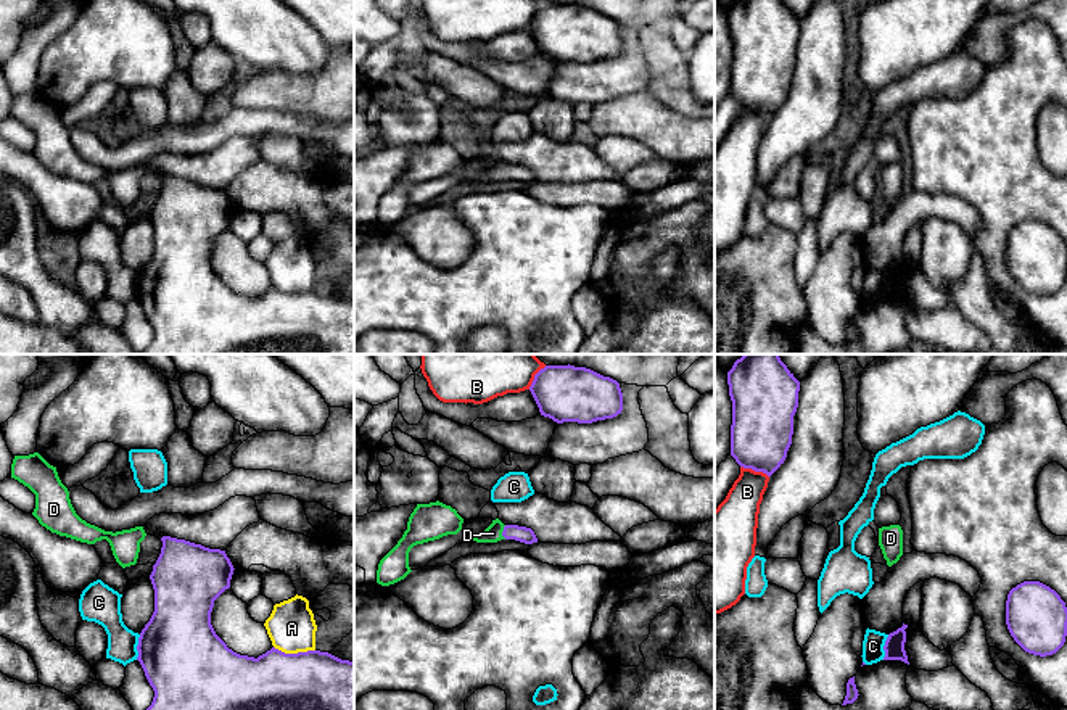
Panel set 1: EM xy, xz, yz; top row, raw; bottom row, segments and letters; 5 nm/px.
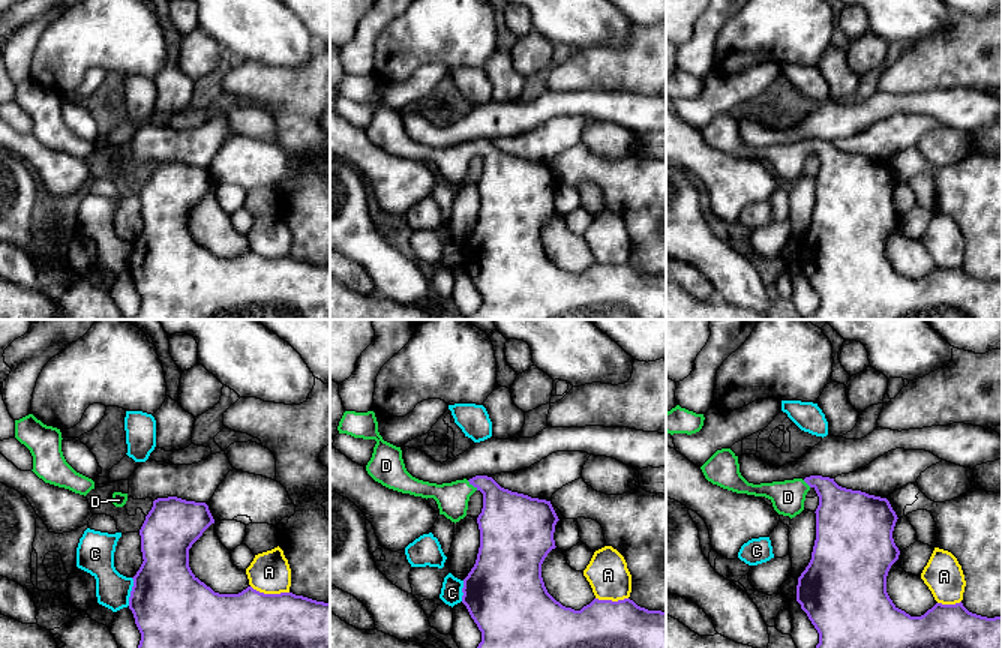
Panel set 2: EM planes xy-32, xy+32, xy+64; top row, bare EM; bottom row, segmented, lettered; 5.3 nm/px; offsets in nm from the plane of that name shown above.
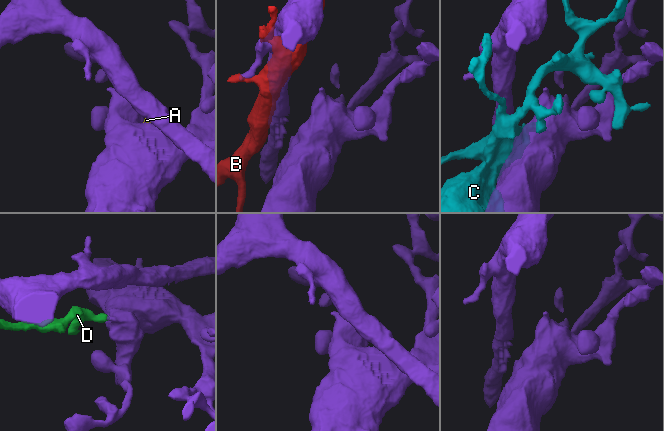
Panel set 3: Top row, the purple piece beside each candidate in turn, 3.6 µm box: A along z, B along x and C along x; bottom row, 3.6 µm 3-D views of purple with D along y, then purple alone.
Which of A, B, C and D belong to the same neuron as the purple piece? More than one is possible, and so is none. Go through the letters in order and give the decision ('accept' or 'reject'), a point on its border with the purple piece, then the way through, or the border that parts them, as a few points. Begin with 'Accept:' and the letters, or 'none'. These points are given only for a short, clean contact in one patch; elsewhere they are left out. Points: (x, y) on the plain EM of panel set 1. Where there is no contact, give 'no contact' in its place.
Accept: D
A: reject; contact xy (295, 293)
B: reject; contact yz (755, 110)
C: reject; contact xy (137, 287)
D: accept; contact xz (502, 171); way xz (525, 174), (502, 171), (493, 173)

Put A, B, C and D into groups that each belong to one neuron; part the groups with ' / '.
A / B / C / D

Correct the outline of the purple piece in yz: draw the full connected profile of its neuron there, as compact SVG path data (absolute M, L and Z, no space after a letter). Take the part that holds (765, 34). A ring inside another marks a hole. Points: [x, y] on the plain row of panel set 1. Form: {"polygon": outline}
{"polygon": "M735 0L727 24L732 40L731 95L740 106L771 116L792 84L800 21L782 0Z"}

